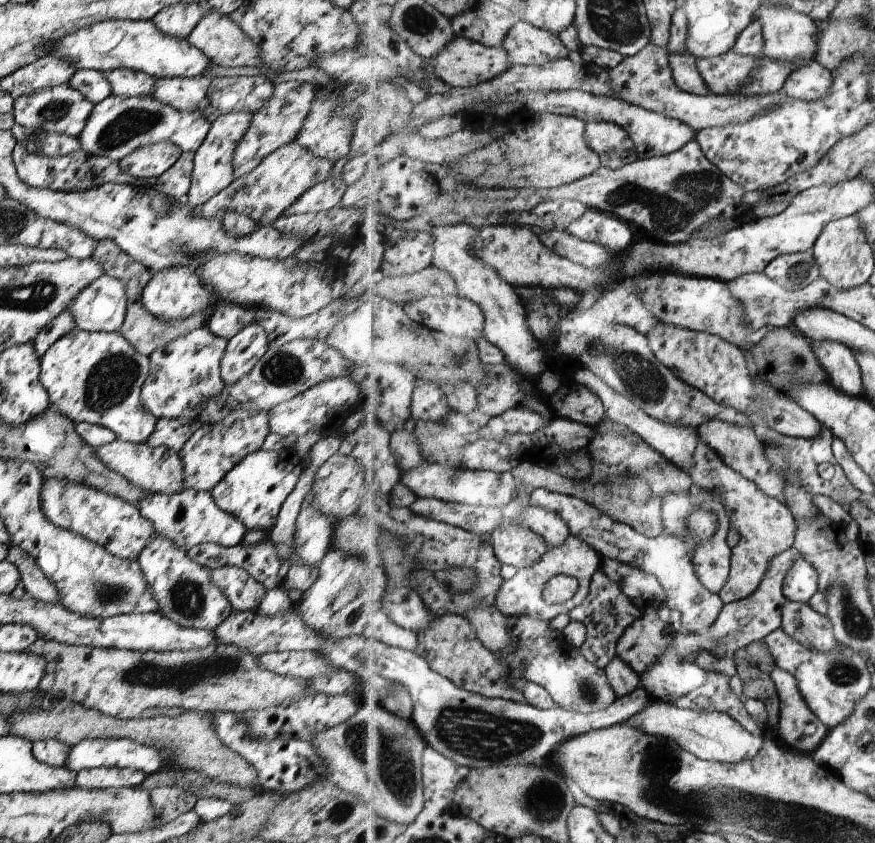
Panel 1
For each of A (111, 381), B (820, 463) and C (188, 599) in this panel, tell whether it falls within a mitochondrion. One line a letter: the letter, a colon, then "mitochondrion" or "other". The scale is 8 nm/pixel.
A: mitochondrion
B: other
C: mitochondrion

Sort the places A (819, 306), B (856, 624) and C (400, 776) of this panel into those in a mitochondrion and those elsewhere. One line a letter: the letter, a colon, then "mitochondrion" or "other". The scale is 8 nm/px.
A: other
B: mitochondrion
C: mitochondrion

